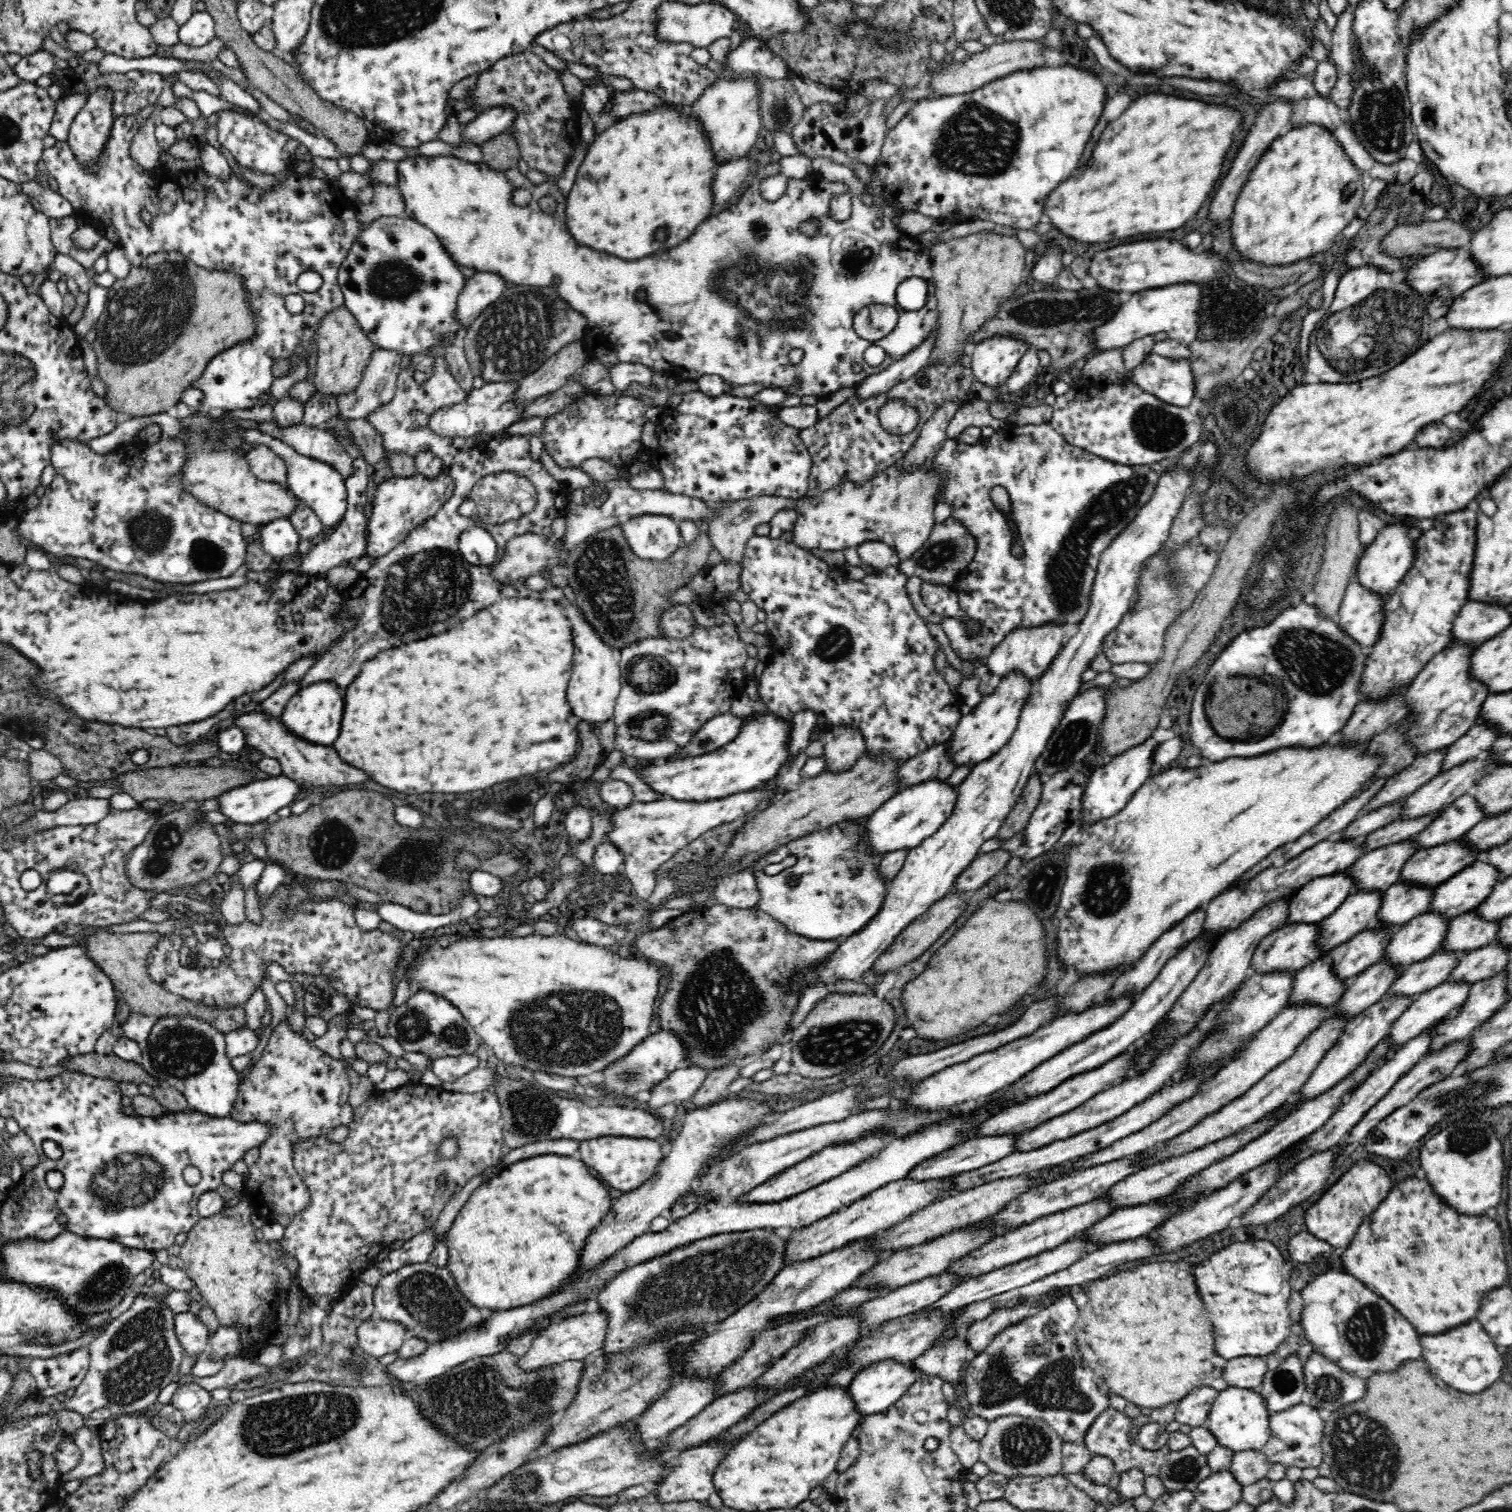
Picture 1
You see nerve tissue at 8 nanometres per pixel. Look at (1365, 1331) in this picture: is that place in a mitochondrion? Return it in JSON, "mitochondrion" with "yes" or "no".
{"mitochondrion":"yes"}

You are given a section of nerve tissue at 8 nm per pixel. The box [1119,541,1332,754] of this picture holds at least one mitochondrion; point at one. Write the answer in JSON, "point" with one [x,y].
{"point":[1174,581]}

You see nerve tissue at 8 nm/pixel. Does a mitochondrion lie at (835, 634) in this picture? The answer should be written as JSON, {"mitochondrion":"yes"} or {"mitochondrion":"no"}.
{"mitochondrion":"yes"}

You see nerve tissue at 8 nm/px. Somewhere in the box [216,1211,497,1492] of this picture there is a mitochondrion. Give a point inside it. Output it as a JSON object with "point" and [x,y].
{"point":[283,1427]}

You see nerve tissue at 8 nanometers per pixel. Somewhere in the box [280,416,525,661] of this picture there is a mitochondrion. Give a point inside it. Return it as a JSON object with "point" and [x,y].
{"point":[436,583]}

